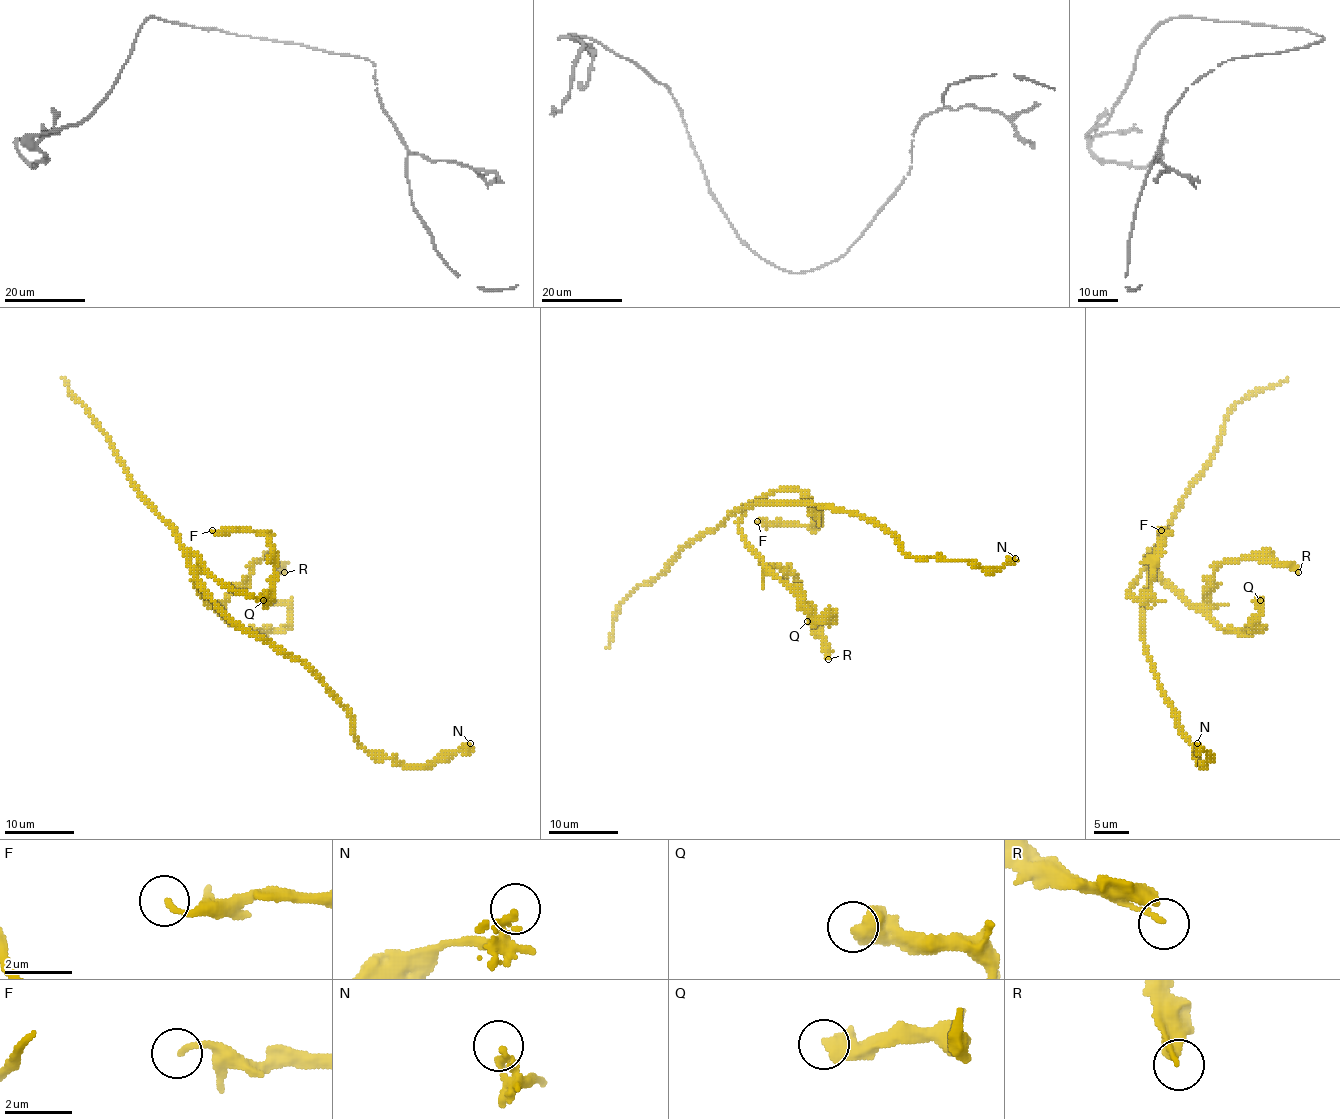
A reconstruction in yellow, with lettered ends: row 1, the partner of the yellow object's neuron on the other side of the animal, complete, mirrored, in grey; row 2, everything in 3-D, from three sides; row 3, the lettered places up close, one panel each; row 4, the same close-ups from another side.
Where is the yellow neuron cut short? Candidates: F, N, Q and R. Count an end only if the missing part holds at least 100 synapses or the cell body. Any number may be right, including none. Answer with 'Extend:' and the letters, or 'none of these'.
Extend: none of these

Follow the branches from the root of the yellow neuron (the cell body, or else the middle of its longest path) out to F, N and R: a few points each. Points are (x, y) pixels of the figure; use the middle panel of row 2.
F: (767, 504), (734, 511), (746, 509), (776, 490), (797, 490), (818, 511), (818, 518), (809, 526), (757, 521)
N: (767, 504), (820, 504), (854, 512), (881, 525), (909, 556), (975, 561), (984, 568), (999, 568), (1015, 558)
R: (767, 504), (734, 511), (743, 509), (739, 533), (765, 568), (781, 567), (797, 579), (828, 659)

